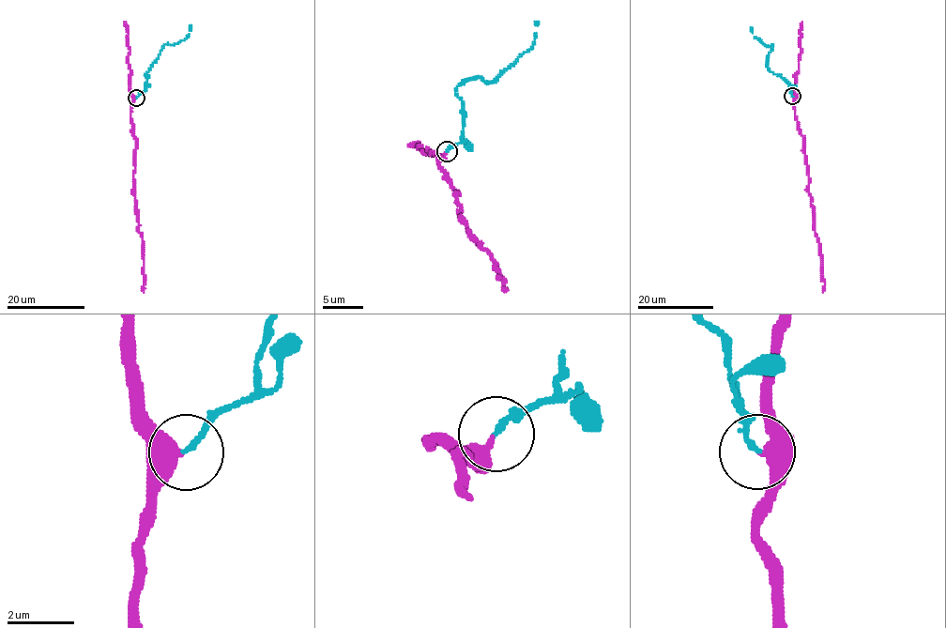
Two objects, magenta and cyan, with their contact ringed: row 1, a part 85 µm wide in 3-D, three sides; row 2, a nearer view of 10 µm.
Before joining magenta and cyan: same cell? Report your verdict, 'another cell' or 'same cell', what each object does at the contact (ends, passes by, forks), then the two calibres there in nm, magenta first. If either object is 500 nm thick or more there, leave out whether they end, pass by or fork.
same cell; magenta passes by; cyan ends; calibres 280 and 170 nm

